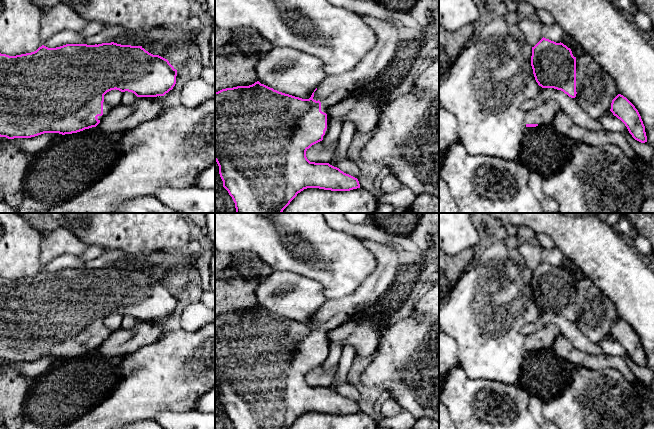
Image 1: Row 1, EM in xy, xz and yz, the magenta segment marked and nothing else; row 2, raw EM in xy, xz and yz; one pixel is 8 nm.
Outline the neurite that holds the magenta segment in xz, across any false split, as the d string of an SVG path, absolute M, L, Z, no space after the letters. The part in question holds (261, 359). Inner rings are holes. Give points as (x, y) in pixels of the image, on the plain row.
M371 239L362 242L375 255L376 270L354 294L328 299L309 323L279 316L259 305L215 316L215 385L223 411L235 429L289 429L307 412L331 415L360 412L357 402L339 392L329 387L310 386L306 375L327 358L329 332L372 306L388 291L401 267L396 249L389 244Z

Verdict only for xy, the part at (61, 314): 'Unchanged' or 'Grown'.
Grown

